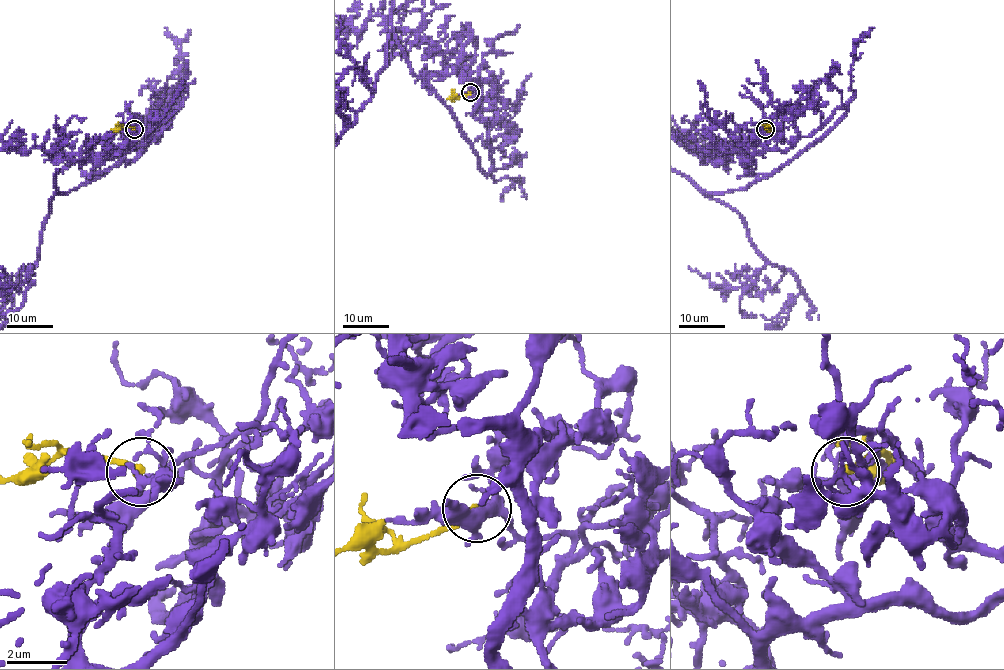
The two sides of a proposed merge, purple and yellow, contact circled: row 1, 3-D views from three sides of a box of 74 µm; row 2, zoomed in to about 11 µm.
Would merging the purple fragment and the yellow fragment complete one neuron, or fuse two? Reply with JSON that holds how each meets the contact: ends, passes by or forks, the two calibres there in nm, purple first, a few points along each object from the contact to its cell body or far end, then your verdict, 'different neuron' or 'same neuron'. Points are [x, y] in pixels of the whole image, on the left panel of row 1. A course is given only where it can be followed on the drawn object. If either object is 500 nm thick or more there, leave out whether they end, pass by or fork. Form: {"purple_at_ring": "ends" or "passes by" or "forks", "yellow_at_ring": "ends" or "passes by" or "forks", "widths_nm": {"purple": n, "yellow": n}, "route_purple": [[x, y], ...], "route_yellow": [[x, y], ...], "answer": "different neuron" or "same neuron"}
{"purple_at_ring": "forks", "yellow_at_ring": "ends", "widths_nm": {"purple": 200, "yellow": 280}, "route_purple": [[135, 130], [164, 124], [133, 159], [124, 152], [107, 170], [62, 192], [53, 137]], "route_yellow": [[134, 129], [112, 129]], "answer": "same neuron"}

